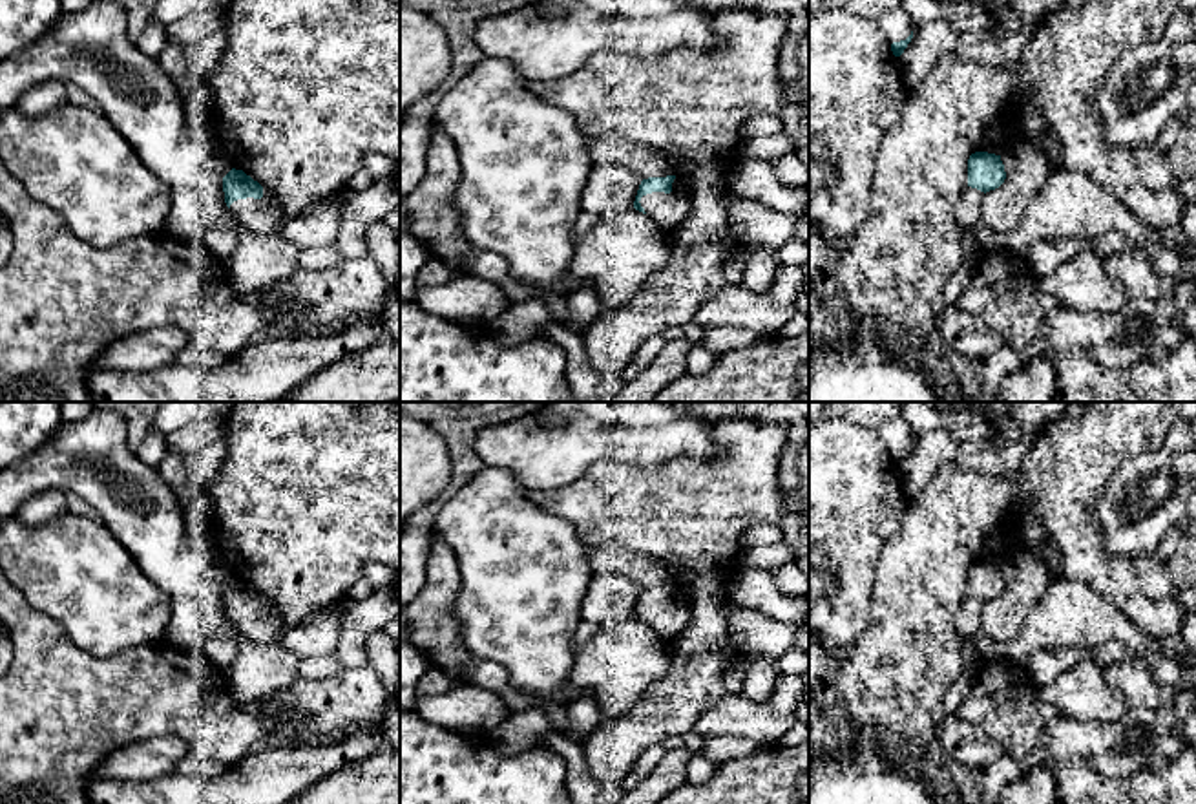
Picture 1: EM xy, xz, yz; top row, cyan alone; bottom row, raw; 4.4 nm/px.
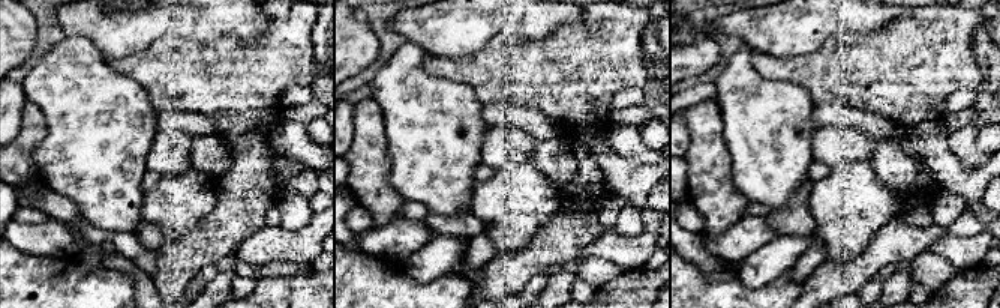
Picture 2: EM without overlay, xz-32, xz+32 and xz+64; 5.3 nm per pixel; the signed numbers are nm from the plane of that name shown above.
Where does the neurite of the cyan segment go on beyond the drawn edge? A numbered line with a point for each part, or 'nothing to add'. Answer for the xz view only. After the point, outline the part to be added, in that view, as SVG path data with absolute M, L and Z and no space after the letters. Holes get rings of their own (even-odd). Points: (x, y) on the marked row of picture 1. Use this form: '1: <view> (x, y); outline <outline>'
1: xz (672, 209); outline M676 177L672 192L652 192L641 197L645 212L659 223L668 234L687 221L690 201L685 185Z

